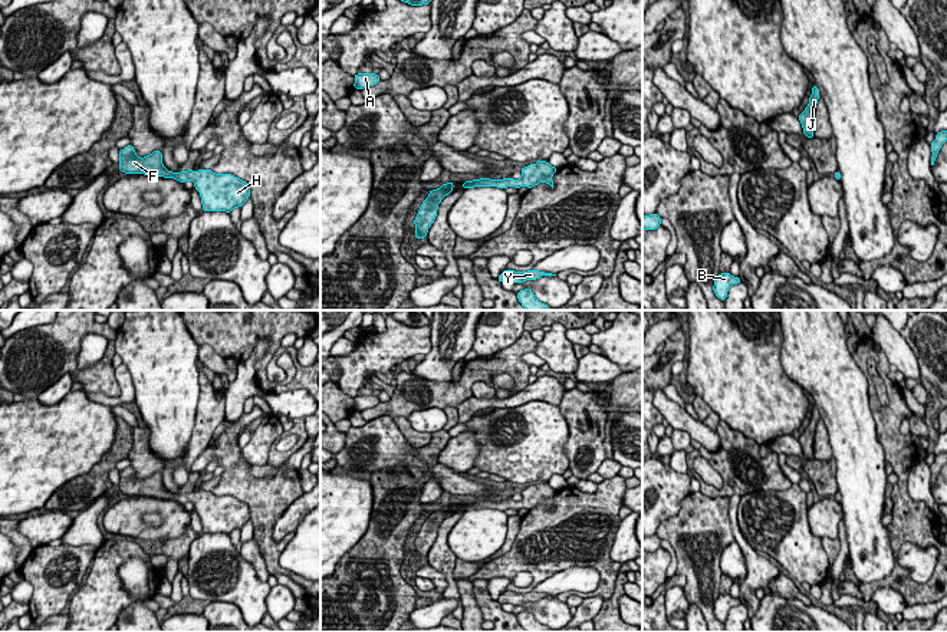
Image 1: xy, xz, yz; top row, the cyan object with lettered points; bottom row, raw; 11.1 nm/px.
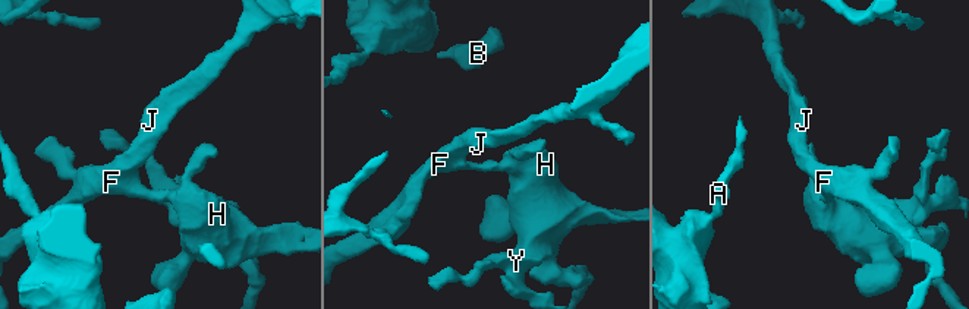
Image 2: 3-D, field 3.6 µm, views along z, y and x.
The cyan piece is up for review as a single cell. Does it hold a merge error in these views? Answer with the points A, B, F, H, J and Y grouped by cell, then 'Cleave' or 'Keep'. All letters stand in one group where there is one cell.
Groups: A B F H J Y. Keep

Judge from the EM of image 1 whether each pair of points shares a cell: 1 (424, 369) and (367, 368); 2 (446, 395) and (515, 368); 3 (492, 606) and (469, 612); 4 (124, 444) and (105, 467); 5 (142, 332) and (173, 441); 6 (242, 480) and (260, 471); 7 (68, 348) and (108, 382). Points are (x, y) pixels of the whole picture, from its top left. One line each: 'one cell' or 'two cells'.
1: two cells
2: one cell
3: two cells
4: one cell
5: one cell
6: two cells
7: one cell

